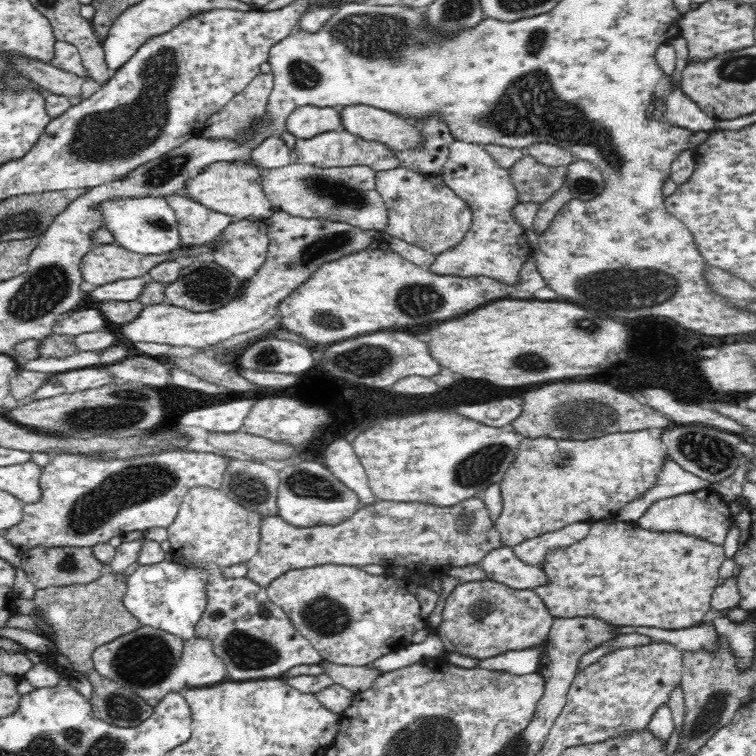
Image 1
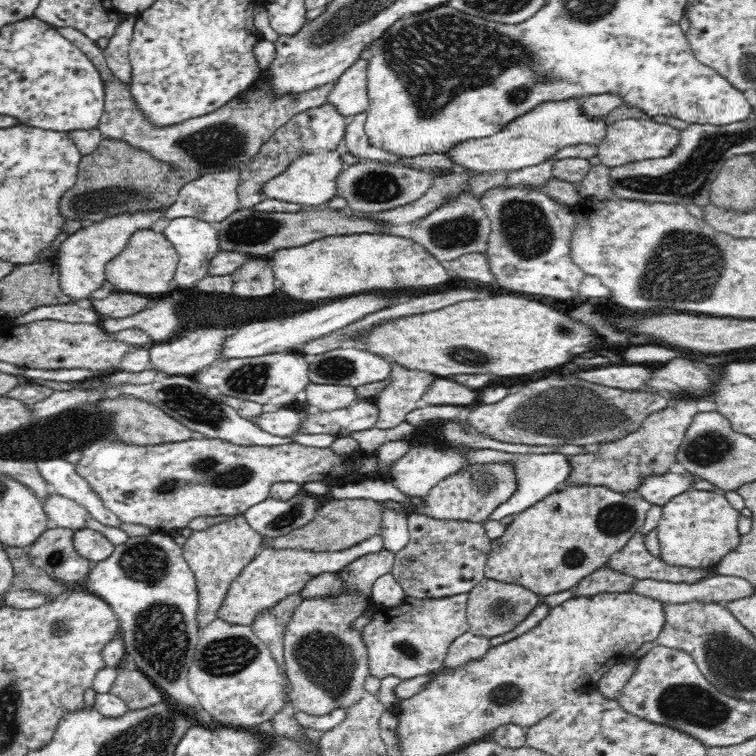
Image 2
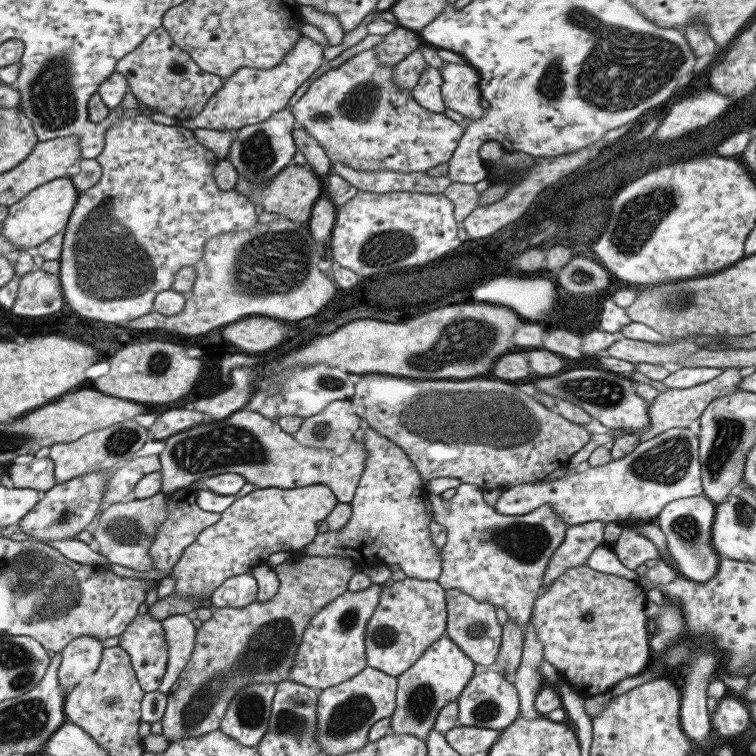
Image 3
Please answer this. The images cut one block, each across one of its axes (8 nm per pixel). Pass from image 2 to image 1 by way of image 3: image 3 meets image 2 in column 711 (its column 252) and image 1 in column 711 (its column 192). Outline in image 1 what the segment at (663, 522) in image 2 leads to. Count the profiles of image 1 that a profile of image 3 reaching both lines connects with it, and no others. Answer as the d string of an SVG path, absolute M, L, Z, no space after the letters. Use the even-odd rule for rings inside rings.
M618 521L613 525L595 522L585 539L549 554L543 569L552 584L533 591L542 598L554 618L592 617L613 626L650 626L666 630L690 628L711 612L711 600L720 576L718 570L727 559L725 554L723 544L679 530L648 530L636 521Z

